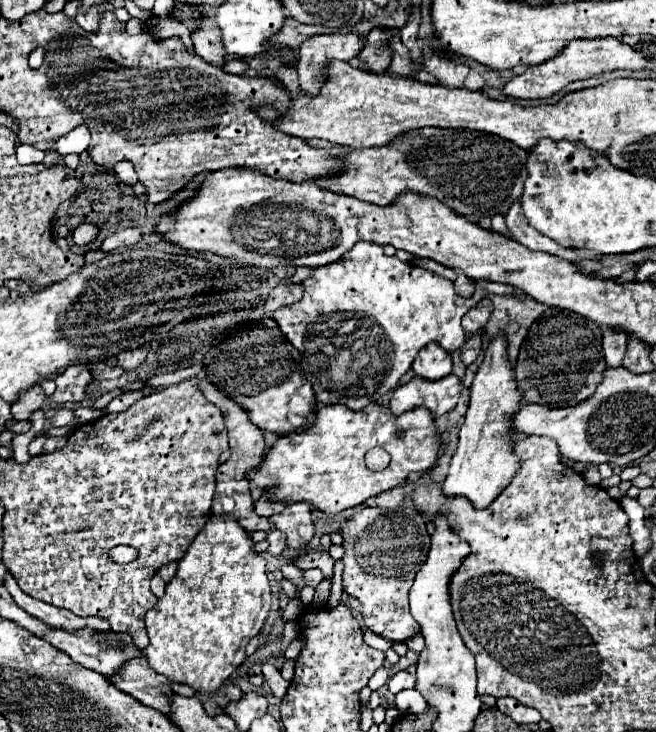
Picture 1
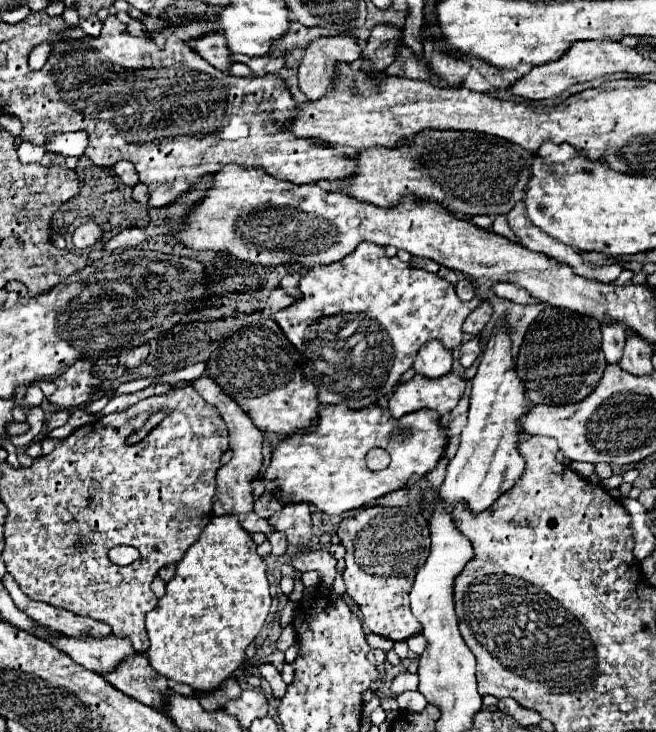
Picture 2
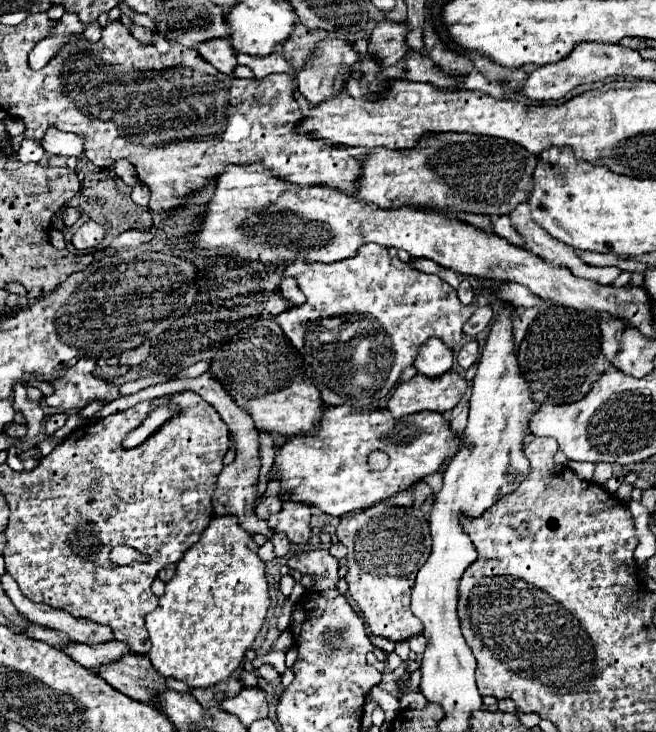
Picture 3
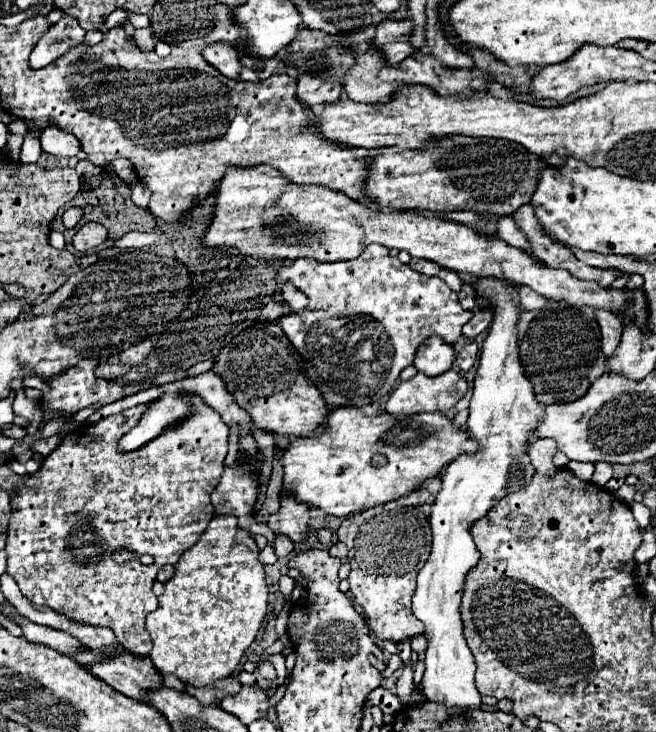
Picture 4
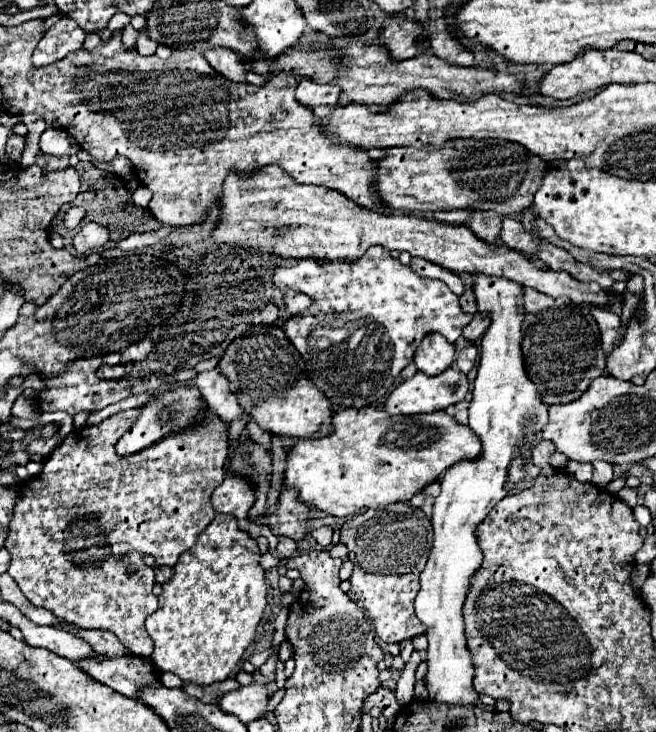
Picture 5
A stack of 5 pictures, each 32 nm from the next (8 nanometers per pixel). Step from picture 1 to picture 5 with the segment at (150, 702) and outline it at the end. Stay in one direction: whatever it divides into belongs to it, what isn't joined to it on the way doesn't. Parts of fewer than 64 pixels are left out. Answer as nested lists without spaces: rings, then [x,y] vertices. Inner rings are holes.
[[[140,656],[104,658],[100,662],[84,660],[84,662],[78,662],[78,668],[86,672],[90,678],[94,678],[96,682],[128,698],[136,698],[140,684],[158,682],[150,658],[140,658]]]

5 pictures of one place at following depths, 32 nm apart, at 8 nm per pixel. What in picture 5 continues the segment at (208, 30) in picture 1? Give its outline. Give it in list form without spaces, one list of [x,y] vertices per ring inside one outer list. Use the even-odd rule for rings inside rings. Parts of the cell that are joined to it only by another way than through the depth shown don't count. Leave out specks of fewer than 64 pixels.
[[[212,48],[212,50],[204,52],[204,58],[220,76],[224,76],[232,82],[246,82],[244,64],[240,62],[240,58],[234,52],[228,52],[228,48]]]

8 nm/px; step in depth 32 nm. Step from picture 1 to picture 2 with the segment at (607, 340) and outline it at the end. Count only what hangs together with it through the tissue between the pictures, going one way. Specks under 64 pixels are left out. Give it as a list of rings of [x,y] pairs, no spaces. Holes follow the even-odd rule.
[[[620,323],[602,324],[602,352],[608,360],[608,364],[618,364],[622,350],[624,350],[624,336],[626,326]]]

